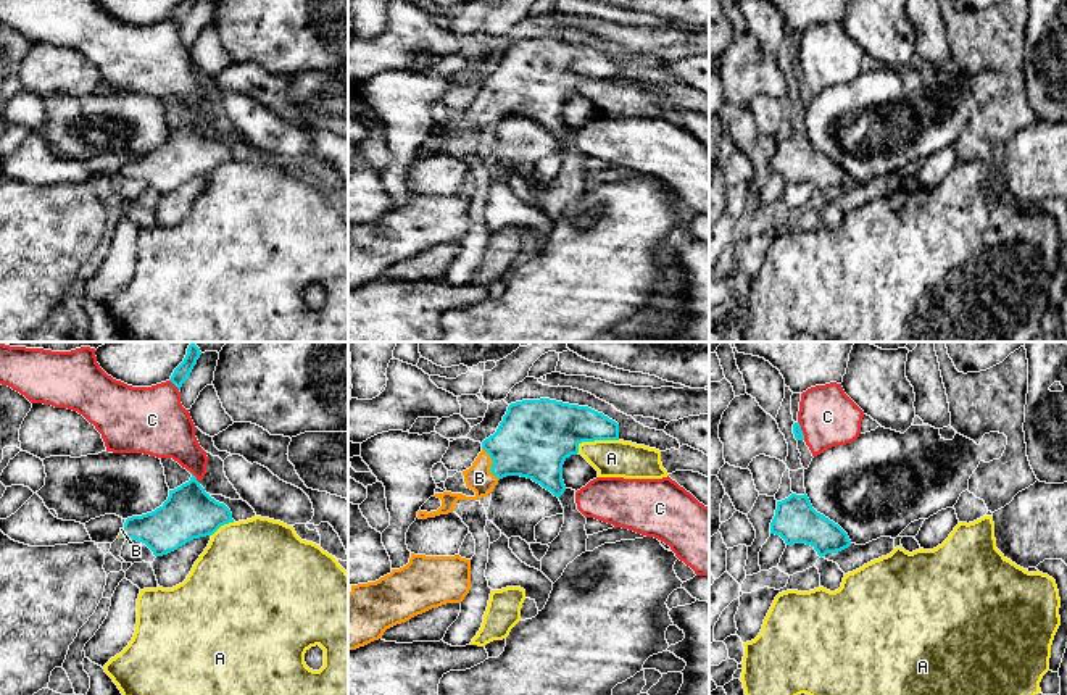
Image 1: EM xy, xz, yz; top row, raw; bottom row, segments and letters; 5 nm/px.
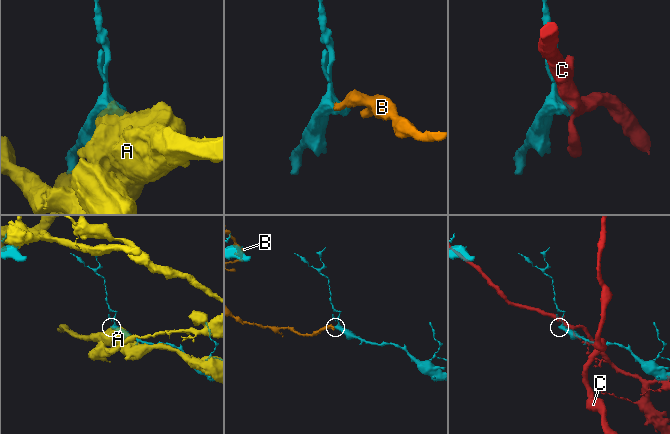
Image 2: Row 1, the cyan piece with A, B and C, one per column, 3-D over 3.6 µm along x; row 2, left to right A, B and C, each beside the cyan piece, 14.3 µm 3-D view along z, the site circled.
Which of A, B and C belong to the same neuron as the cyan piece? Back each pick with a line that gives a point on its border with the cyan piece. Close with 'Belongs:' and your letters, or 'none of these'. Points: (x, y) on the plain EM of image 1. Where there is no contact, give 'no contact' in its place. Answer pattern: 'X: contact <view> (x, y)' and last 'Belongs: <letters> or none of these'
B: contact xz (492, 102)
Belongs: B

